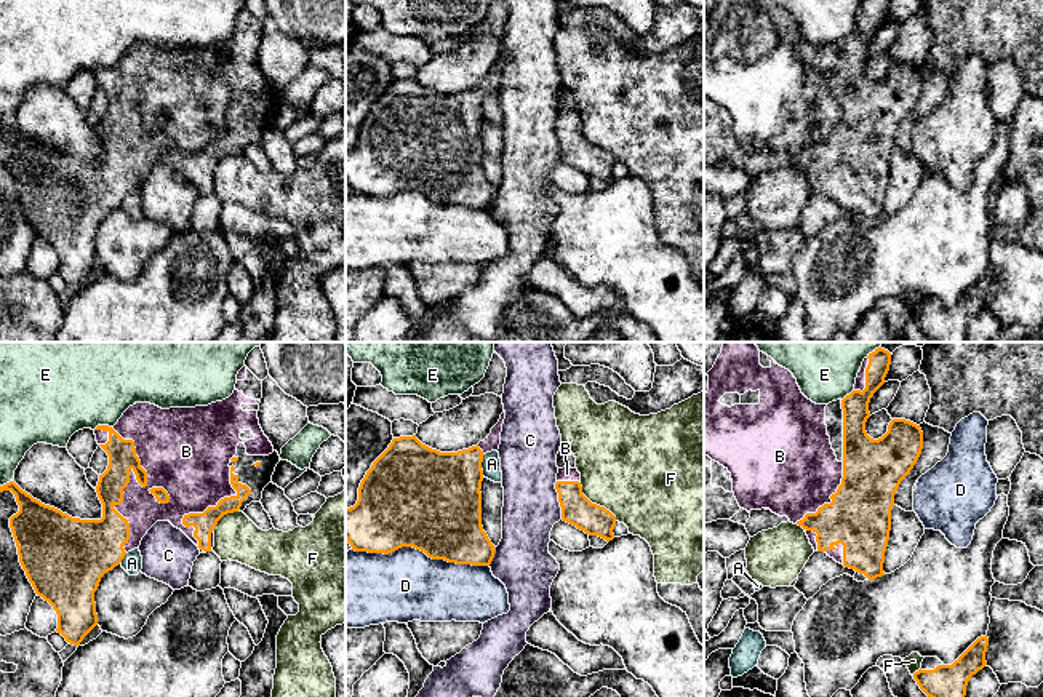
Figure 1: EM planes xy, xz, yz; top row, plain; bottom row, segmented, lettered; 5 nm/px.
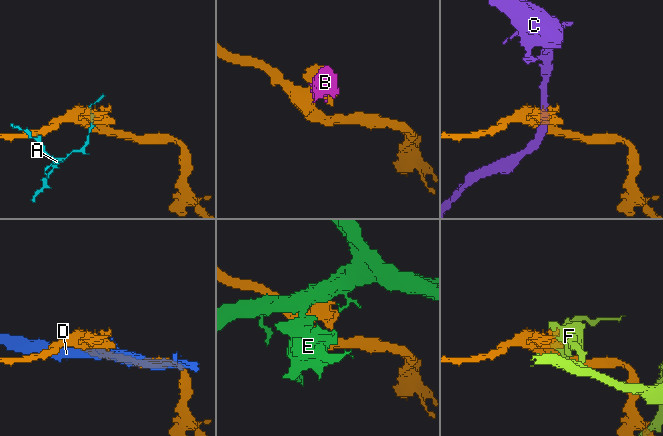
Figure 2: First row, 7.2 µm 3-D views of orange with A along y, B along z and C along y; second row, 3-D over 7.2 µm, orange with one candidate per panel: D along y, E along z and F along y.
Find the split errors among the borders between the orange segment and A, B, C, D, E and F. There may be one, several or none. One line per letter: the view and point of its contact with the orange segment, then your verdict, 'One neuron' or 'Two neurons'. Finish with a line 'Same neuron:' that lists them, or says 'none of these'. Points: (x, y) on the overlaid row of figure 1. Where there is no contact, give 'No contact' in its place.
A: Touches orange at xz (480, 465). Two neurons
B: Touches orange at xy (133, 470). One neuron
C: Touches orange at xz (559, 501). Two neurons
D: Touches orange at xz (421, 550). Two neurons
E: Touches orange at xy (101, 426). Two neurons
F: Touches orange at xz (595, 504). Two neurons
Same neuron: B

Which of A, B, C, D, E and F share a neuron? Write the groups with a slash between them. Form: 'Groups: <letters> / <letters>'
Groups: A / B / C / D / E / F

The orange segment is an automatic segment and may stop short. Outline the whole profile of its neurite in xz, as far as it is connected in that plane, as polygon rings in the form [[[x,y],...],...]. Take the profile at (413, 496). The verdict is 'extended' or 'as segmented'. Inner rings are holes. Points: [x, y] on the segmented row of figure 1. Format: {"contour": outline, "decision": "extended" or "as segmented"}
{"contour": [[[506,411],[483,441],[458,452],[432,449],[416,435],[394,438],[362,480],[357,504],[346,508],[346,540],[352,550],[389,555],[413,547],[432,560],[490,566],[496,547],[482,526],[482,462],[486,452],[499,449],[504,419]]], "decision": "extended"}

